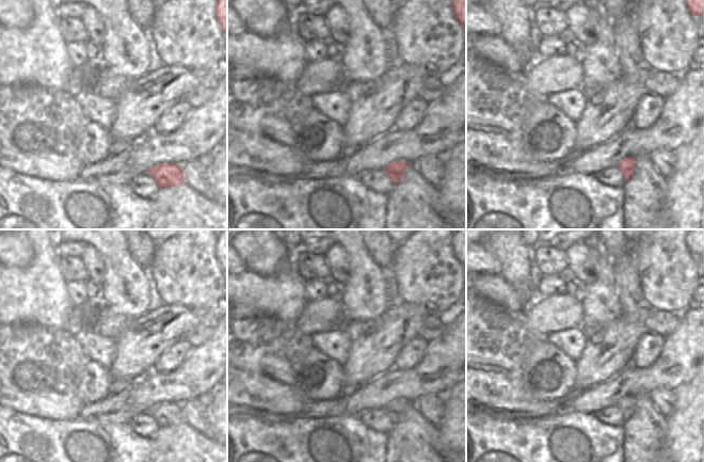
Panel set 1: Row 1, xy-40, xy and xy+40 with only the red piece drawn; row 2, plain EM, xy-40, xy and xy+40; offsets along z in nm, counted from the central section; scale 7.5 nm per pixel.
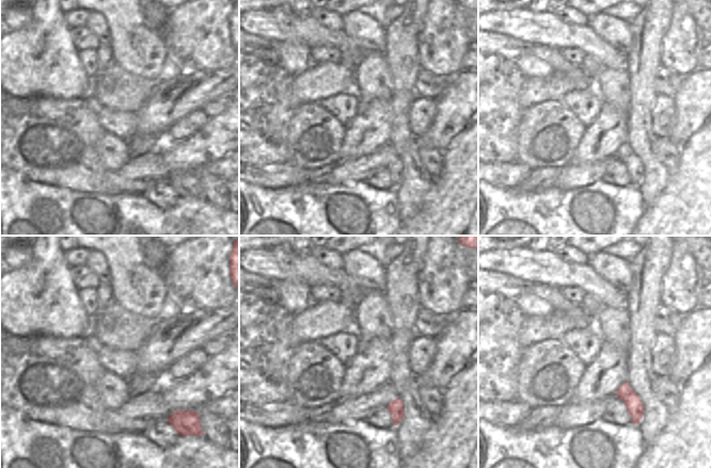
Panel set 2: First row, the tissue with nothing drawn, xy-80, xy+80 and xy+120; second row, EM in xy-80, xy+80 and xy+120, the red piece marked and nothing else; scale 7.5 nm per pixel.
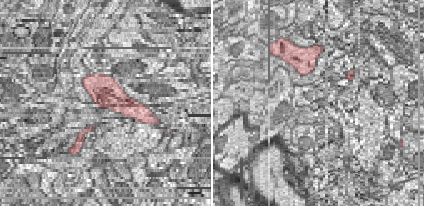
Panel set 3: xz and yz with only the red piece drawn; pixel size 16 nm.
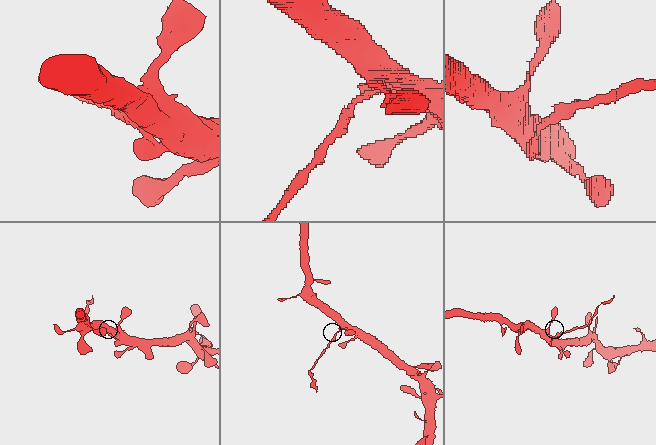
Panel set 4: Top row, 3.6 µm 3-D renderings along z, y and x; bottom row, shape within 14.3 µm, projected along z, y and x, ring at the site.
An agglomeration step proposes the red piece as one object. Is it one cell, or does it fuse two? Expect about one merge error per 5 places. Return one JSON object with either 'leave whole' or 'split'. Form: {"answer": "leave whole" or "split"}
{"answer": "split"}

